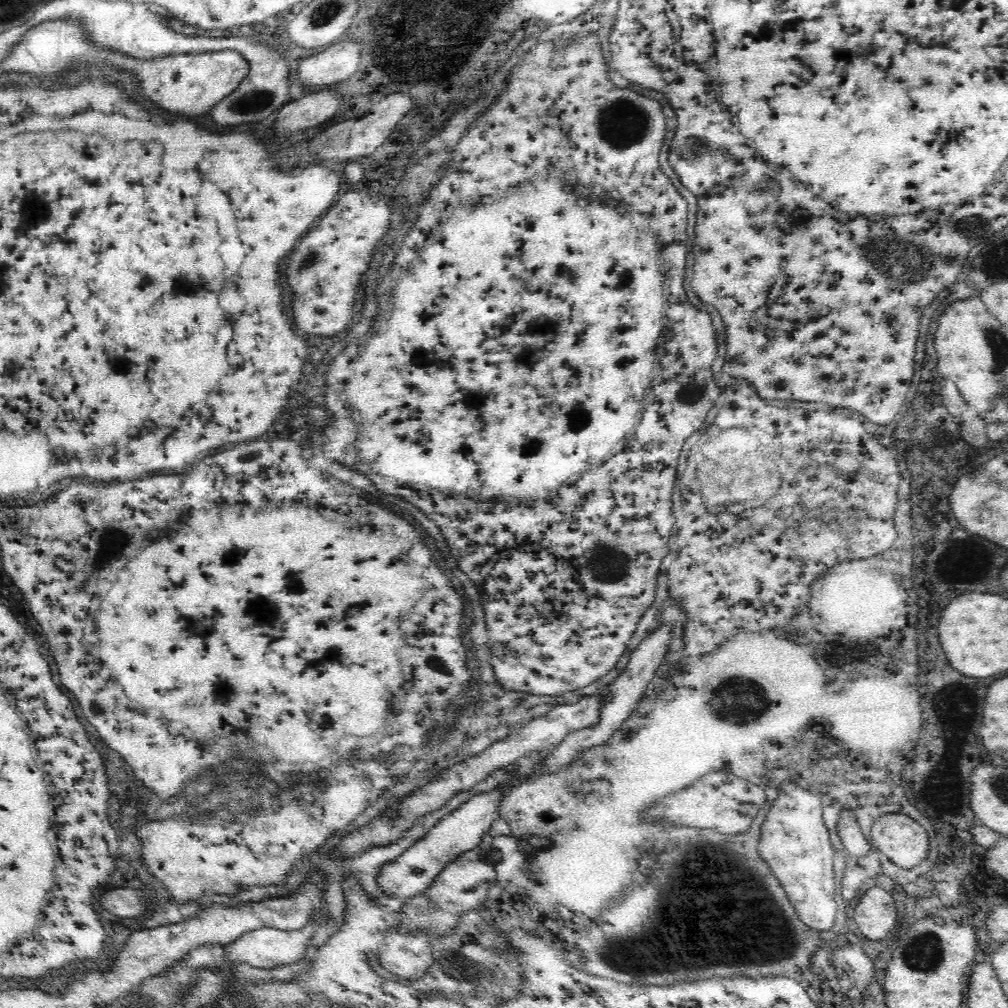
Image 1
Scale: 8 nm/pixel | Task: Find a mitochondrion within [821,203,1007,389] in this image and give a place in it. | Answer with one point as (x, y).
(908, 262)

